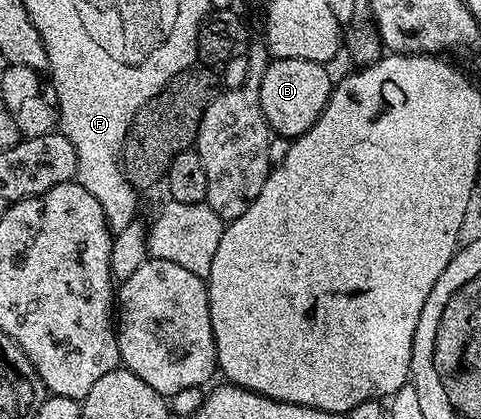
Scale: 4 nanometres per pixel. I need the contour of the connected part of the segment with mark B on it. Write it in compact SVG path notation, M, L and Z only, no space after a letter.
M275 59L269 61L262 76L260 99L262 112L268 121L268 129L273 135L295 140L305 134L322 116L332 95L334 78L328 75L325 63L304 59Z

